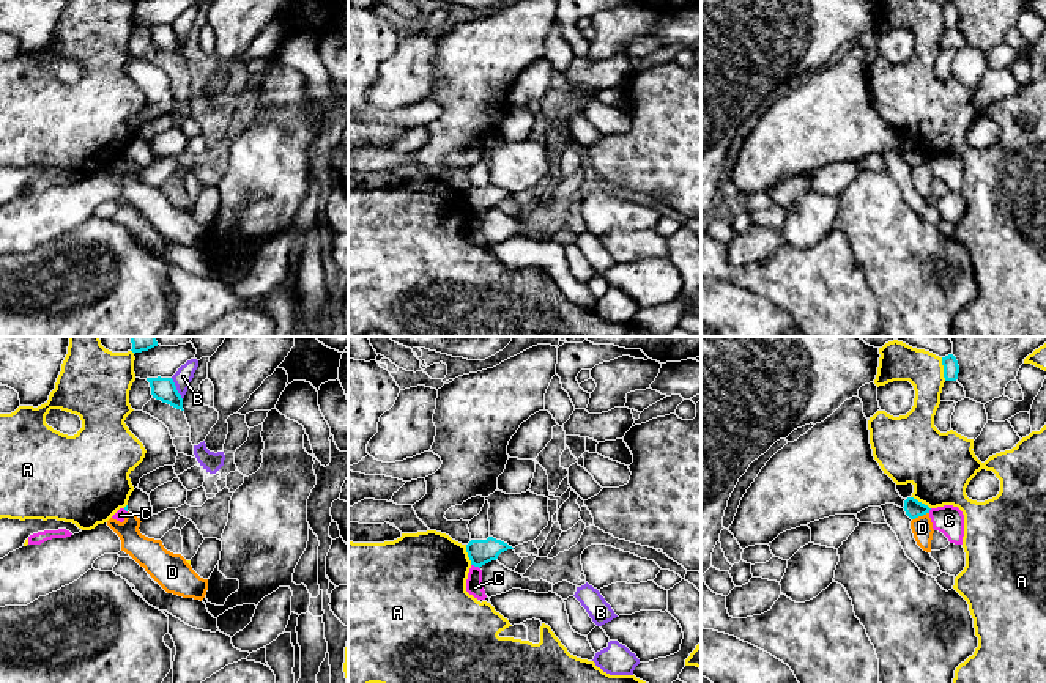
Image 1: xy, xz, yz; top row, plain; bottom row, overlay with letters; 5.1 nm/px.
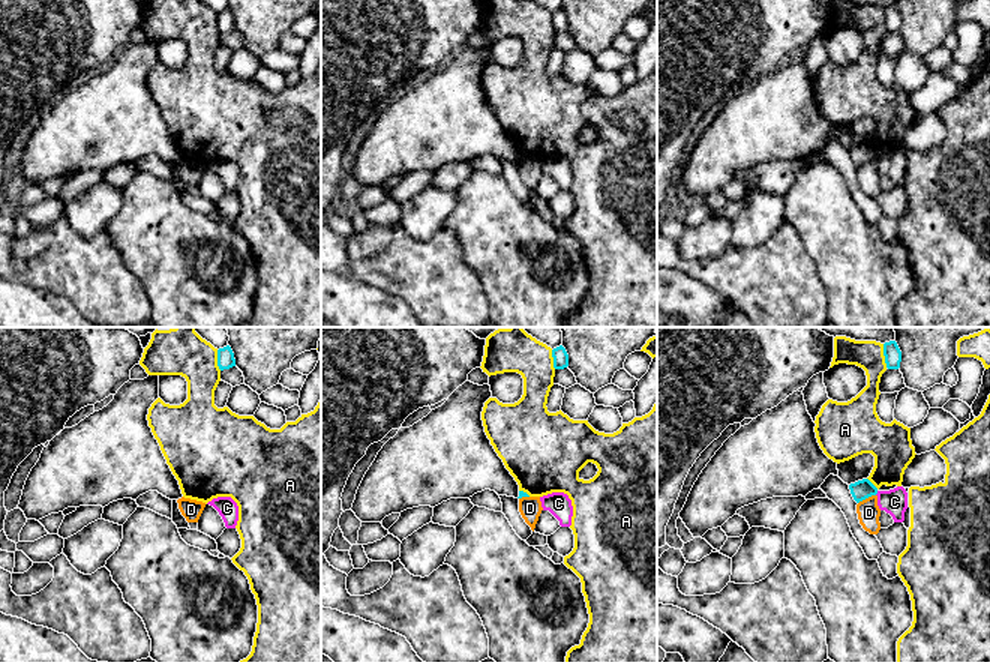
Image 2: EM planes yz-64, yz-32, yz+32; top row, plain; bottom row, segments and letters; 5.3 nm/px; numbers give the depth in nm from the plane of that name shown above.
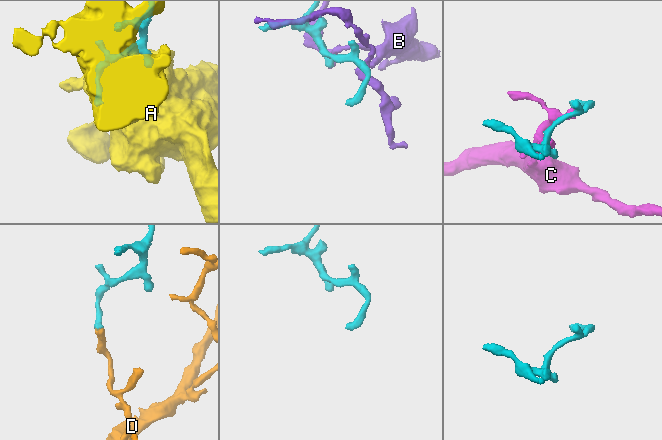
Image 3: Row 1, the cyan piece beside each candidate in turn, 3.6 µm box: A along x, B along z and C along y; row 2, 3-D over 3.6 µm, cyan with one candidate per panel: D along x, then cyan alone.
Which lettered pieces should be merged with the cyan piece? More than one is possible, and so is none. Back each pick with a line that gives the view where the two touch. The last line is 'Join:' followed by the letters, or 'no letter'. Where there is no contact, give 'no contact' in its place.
Join: no letter

